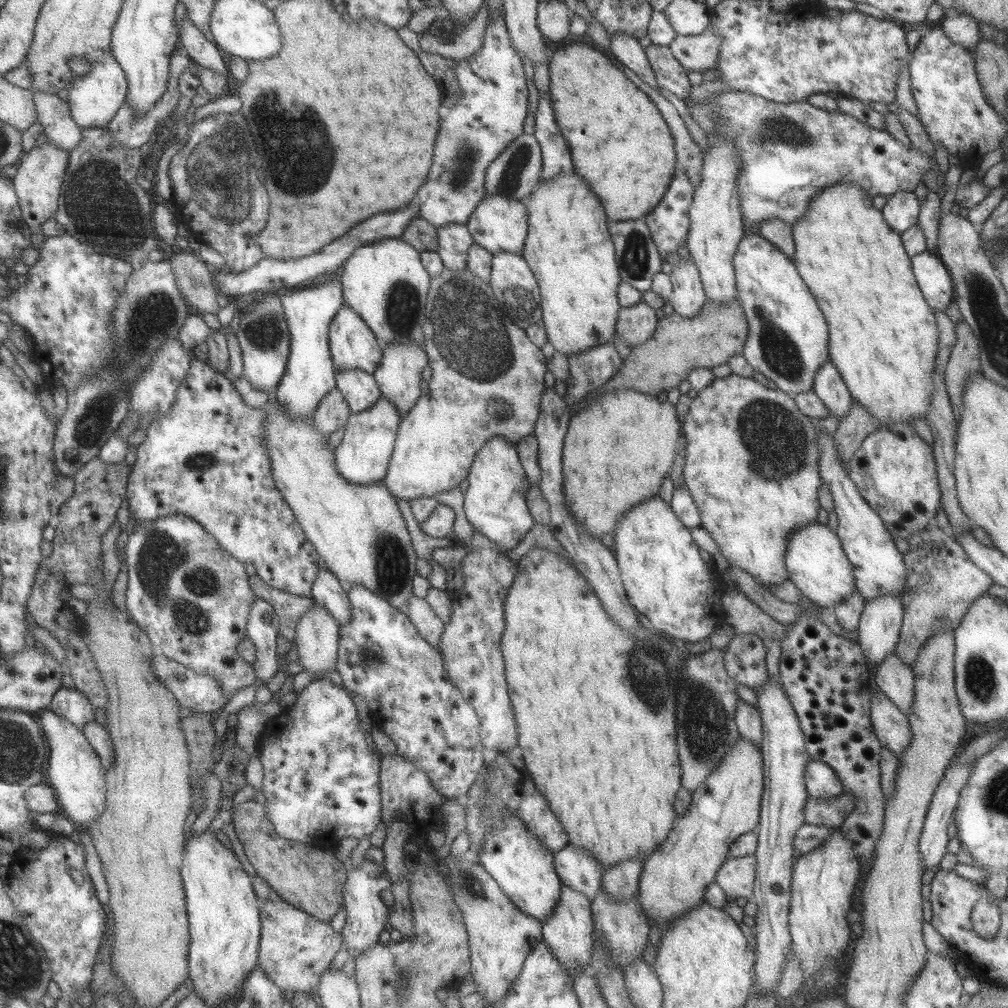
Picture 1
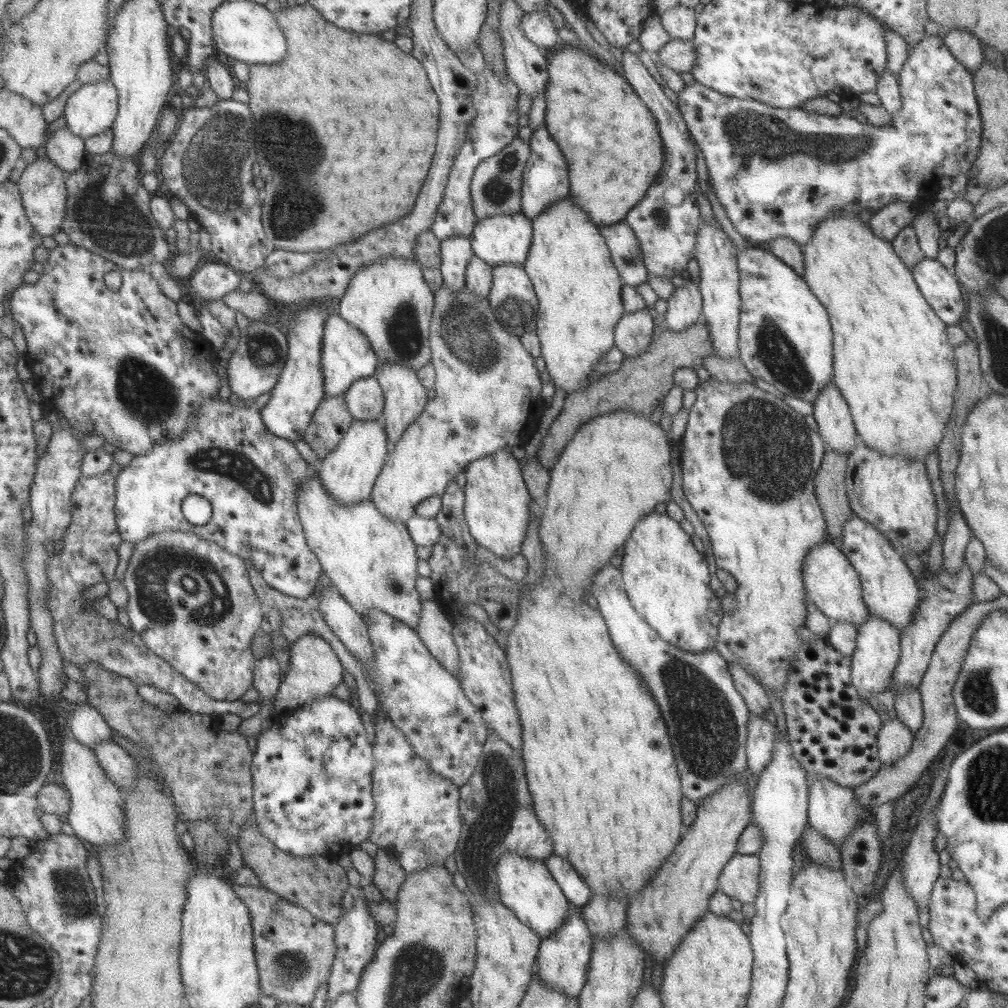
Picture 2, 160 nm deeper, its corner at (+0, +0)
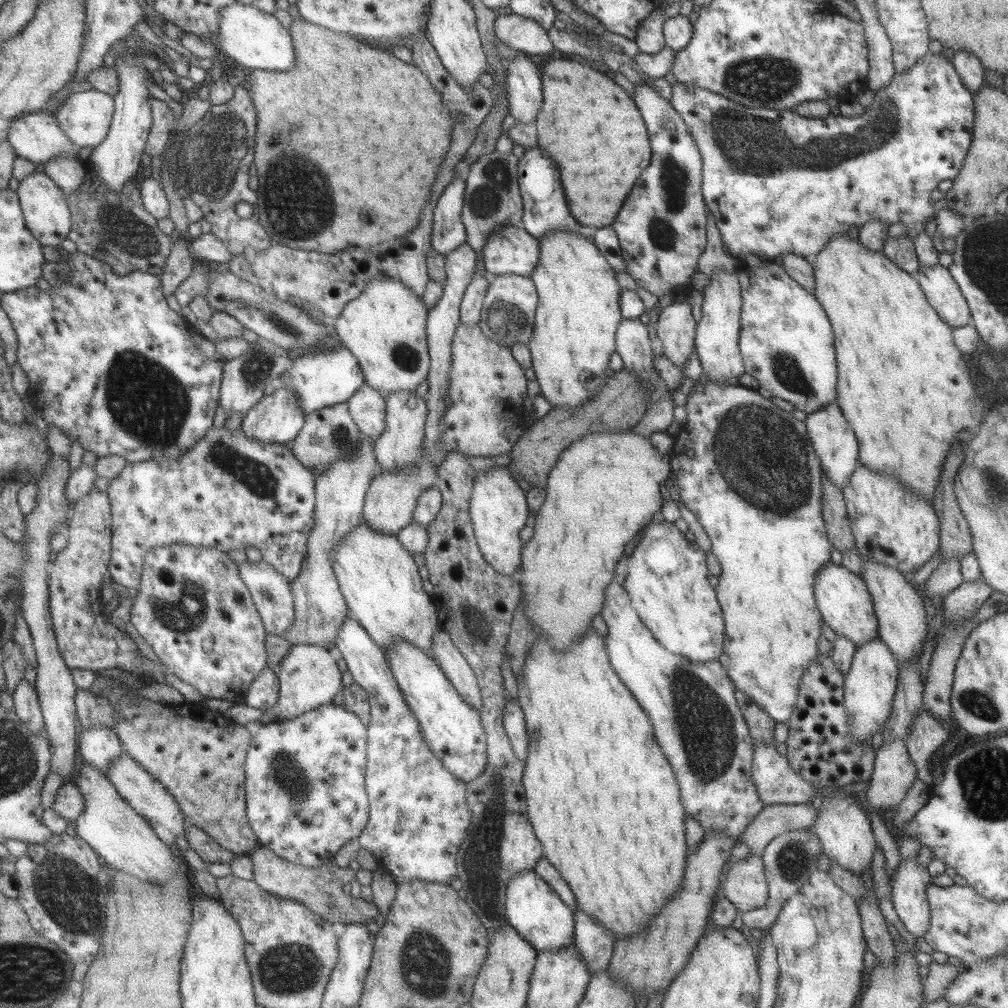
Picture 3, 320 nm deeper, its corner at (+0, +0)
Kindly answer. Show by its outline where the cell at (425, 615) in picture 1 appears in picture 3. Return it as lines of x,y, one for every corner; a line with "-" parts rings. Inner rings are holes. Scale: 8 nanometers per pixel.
438,627
432,640
431,658
437,662
457,694
475,711
479,712
482,700
480,688
471,667
453,646
449,635

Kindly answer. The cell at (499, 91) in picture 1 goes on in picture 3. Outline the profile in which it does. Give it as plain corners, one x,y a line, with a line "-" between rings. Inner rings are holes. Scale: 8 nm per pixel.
461,164
460,168
460,177
443,188
432,210
430,248
443,255
466,243
465,227
460,217
466,167

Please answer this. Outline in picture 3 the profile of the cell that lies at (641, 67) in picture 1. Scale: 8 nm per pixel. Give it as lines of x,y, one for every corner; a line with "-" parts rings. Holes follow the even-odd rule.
646,83
643,86
634,84
633,99
635,107
647,126
651,158
649,158
647,168
641,170
641,176
637,176
635,186
629,190
625,202
621,204
621,210
615,215
616,219
610,224
610,227
615,231
615,237
619,241
624,271
637,282
638,286
656,297
672,292
685,300
687,292
692,288
691,276
698,272
697,258
703,252
706,242
707,212
705,212
706,206
700,193
701,155
684,125
683,119
673,110
669,101
659,97
659,93
652,88
651,84

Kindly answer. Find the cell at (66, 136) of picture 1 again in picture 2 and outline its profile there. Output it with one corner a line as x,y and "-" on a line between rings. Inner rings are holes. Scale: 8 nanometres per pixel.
68,125
54,132
46,147
48,156
66,174
77,172
84,159
84,139
79,138

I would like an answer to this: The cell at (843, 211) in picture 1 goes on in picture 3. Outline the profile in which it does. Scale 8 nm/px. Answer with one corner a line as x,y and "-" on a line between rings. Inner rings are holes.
835,234
829,242
811,259
813,278
815,281
813,295
822,306
823,312
827,315
831,323
834,336
834,351
837,369
836,403
841,409
842,415
853,429
855,439
858,441
858,464
863,465
873,473
887,475
901,485
906,486
917,499
921,501
933,501
933,493
938,485
941,467
945,461
945,456
951,451
951,445
955,440
959,440
963,451
967,451
967,443
973,438
979,424
983,420
983,415
988,410
987,403
979,395
980,390
974,383
970,364
964,354
954,345
952,328
943,322
939,315
932,309
926,301
925,295
916,281
915,277
908,272
901,270
893,264
881,250
867,250
860,246
856,239
850,240
847,234

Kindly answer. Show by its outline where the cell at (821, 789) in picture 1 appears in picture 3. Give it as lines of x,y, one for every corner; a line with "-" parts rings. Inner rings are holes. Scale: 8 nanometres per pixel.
830,788
824,793
824,798
817,802
818,815
811,829
819,837
822,853
830,862
851,871
857,877
870,866
876,843
865,813
853,802
855,798
855,795
845,795
836,791
836,788

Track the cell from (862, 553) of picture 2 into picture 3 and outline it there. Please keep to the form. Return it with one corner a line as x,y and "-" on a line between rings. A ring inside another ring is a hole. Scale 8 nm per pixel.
862,560
859,576
872,598
878,624
878,637
891,651
898,668
904,662
921,655
921,648
927,638
927,616
923,609
922,596
911,586
908,577
901,575
893,566
877,564
874,560

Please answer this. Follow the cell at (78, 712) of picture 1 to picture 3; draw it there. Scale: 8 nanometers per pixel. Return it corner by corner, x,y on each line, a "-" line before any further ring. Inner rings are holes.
105,726
82,730
78,737
79,757
103,776
110,762
124,754
115,731

